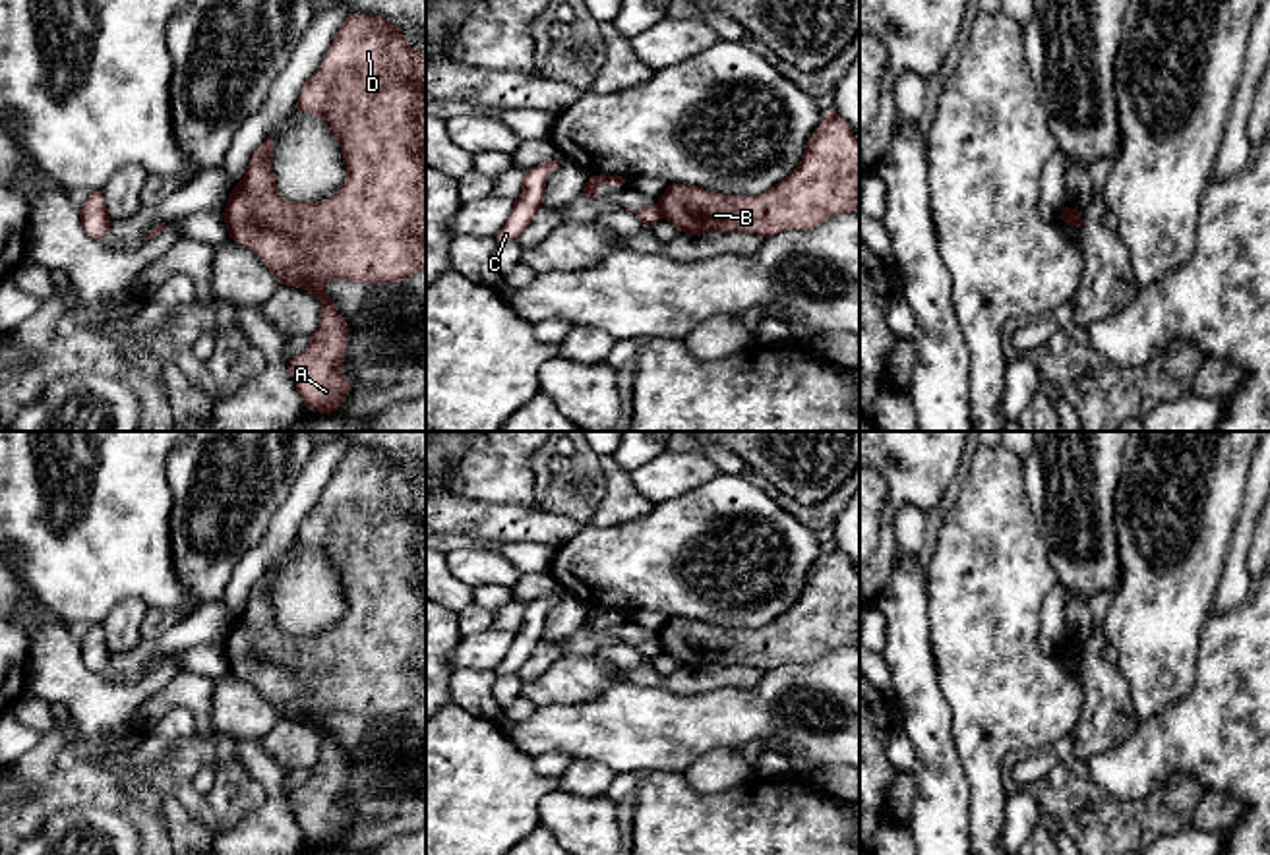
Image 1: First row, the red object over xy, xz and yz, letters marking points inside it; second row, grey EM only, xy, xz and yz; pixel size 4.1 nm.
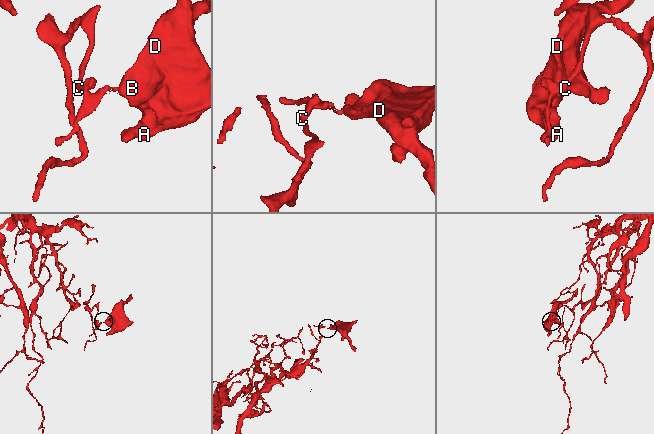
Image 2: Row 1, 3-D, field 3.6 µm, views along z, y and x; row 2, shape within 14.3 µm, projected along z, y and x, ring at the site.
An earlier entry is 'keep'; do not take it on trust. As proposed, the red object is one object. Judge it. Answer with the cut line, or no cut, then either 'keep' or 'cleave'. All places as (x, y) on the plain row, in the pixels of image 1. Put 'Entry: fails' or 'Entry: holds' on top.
Entry: fails
cut xz (657, 637), (663, 650); cleave

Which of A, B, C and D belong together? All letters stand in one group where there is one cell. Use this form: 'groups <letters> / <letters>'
groups A B D / C

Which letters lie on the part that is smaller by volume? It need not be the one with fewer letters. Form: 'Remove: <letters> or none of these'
Remove: A, B, D

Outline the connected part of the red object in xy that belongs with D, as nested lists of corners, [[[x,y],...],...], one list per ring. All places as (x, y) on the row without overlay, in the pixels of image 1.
[[[350,447],[296,534],[300,545],[329,555],[331,567],[341,576],[345,617],[316,636],[287,634],[273,609],[275,573],[267,571],[254,584],[244,611],[234,619],[223,646],[228,671],[254,685],[281,718],[310,723],[321,735],[319,758],[310,770],[308,781],[288,799],[306,841],[319,847],[339,843],[350,824],[350,812],[341,807],[350,766],[325,725],[325,718],[331,712],[364,718],[397,716],[426,700],[426,482],[414,484],[401,464],[403,460],[378,449]]]

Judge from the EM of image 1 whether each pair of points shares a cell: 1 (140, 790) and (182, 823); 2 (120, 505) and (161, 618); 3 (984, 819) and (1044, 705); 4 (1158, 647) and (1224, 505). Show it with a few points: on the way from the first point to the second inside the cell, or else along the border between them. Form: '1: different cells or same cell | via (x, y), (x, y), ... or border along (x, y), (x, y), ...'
1: different cells | border along (134, 772), (159, 792), (169, 828)
2: different cells | border along (148, 606), (177, 610), (182, 616)
3: same cell | via (986, 790), (986, 759), (1015, 730)
4: same cell | via (1158, 612), (1166, 589), (1193, 560), (1205, 540)

